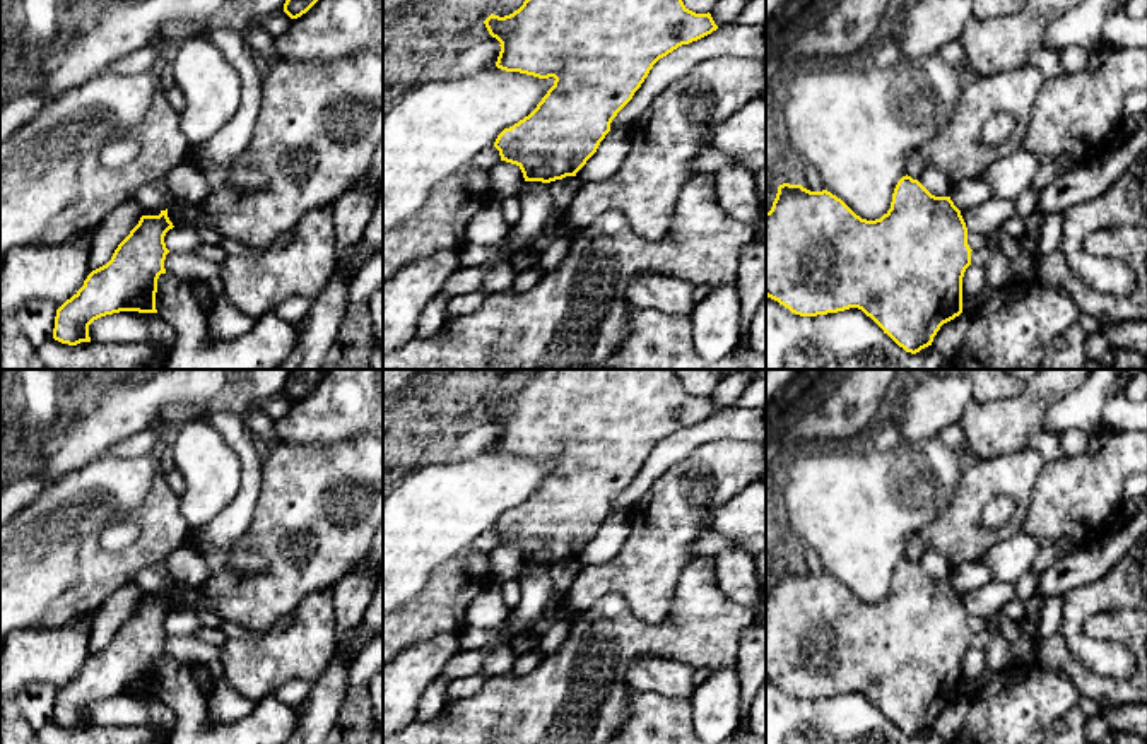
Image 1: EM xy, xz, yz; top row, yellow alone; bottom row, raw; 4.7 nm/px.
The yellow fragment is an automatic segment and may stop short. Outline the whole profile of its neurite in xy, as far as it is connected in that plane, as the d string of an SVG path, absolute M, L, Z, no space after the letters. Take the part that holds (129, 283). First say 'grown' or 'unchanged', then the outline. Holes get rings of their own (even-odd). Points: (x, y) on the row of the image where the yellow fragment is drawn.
unchanged; M168 209L159 216L142 216L111 260L92 270L84 286L56 310L53 339L77 345L91 342L89 325L101 316L120 311L157 313L157 279L166 274L169 253L164 236L173 227Z

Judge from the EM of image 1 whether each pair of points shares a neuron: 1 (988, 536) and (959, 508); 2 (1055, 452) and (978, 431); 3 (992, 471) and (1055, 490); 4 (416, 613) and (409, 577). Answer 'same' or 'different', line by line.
1: same
2: same
3: different
4: different

